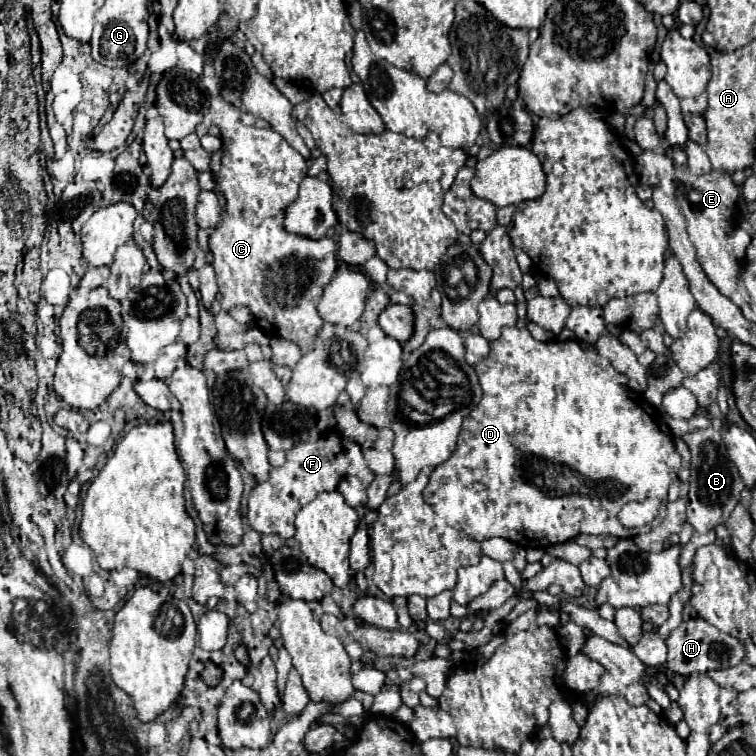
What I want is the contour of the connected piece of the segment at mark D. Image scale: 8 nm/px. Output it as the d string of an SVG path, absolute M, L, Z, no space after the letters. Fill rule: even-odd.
M506 327L502 329L500 337L490 343L490 355L476 365L476 373L482 387L482 399L472 409L472 413L464 419L458 447L438 467L430 471L430 487L424 491L424 501L436 511L438 517L442 517L450 527L458 529L460 533L466 533L466 537L474 541L484 541L488 537L504 537L516 545L534 545L534 547L548 547L556 543L564 543L568 539L574 539L576 535L588 533L588 535L614 535L614 537L632 537L630 529L624 529L616 513L626 505L628 501L644 501L646 497L654 497L664 501L666 491L672 481L678 479L678 469L682 465L682 457L676 451L674 441L664 433L660 427L660 419L656 417L656 409L640 395L638 391L632 391L628 397L628 391L614 381L614 367L610 361L598 355L596 347L582 345L580 341L536 341L530 337L526 329L518 327ZM606 481L614 481L618 489L612 489Z

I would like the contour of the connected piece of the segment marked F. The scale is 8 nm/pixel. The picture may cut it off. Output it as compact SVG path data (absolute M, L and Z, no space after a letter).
M330 435L328 439L316 439L298 443L286 451L286 463L272 467L268 481L258 483L248 497L248 525L262 533L274 533L284 539L294 535L294 515L310 503L318 493L334 491L338 483L338 467L334 465L336 455L344 449L342 435Z

